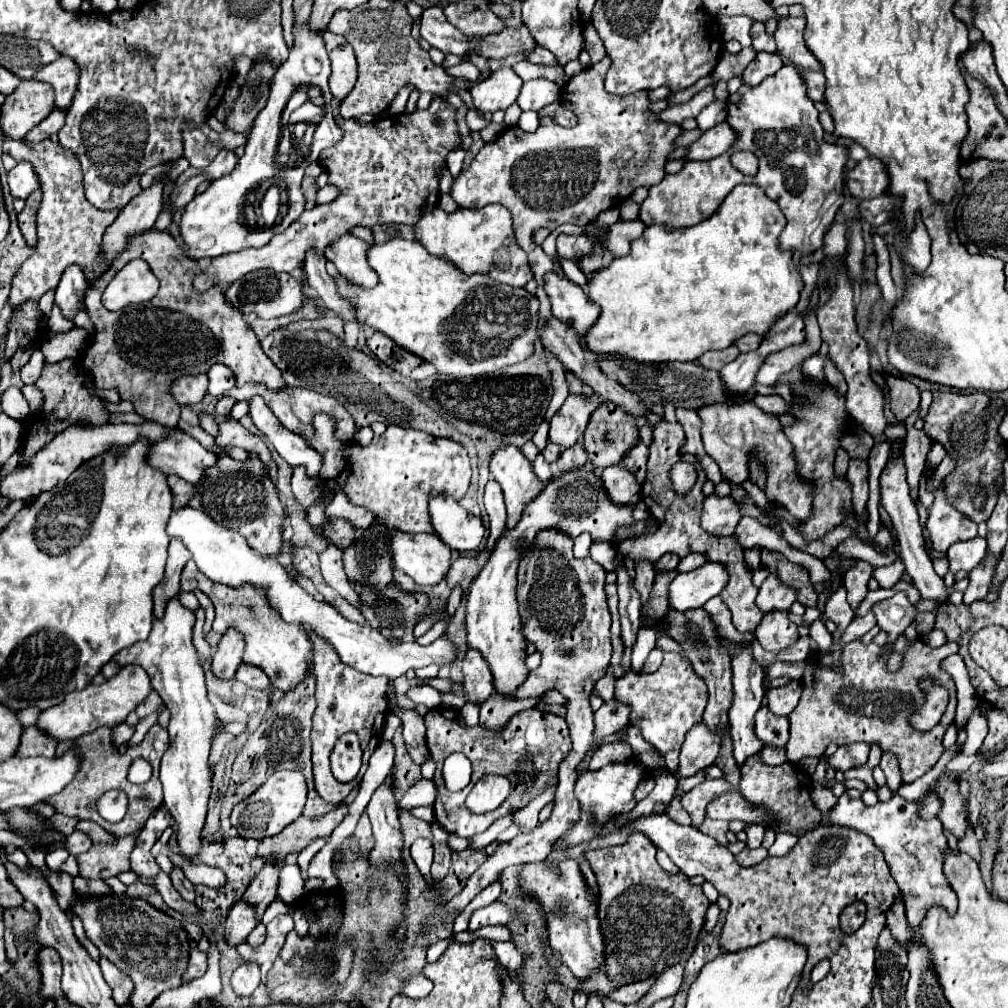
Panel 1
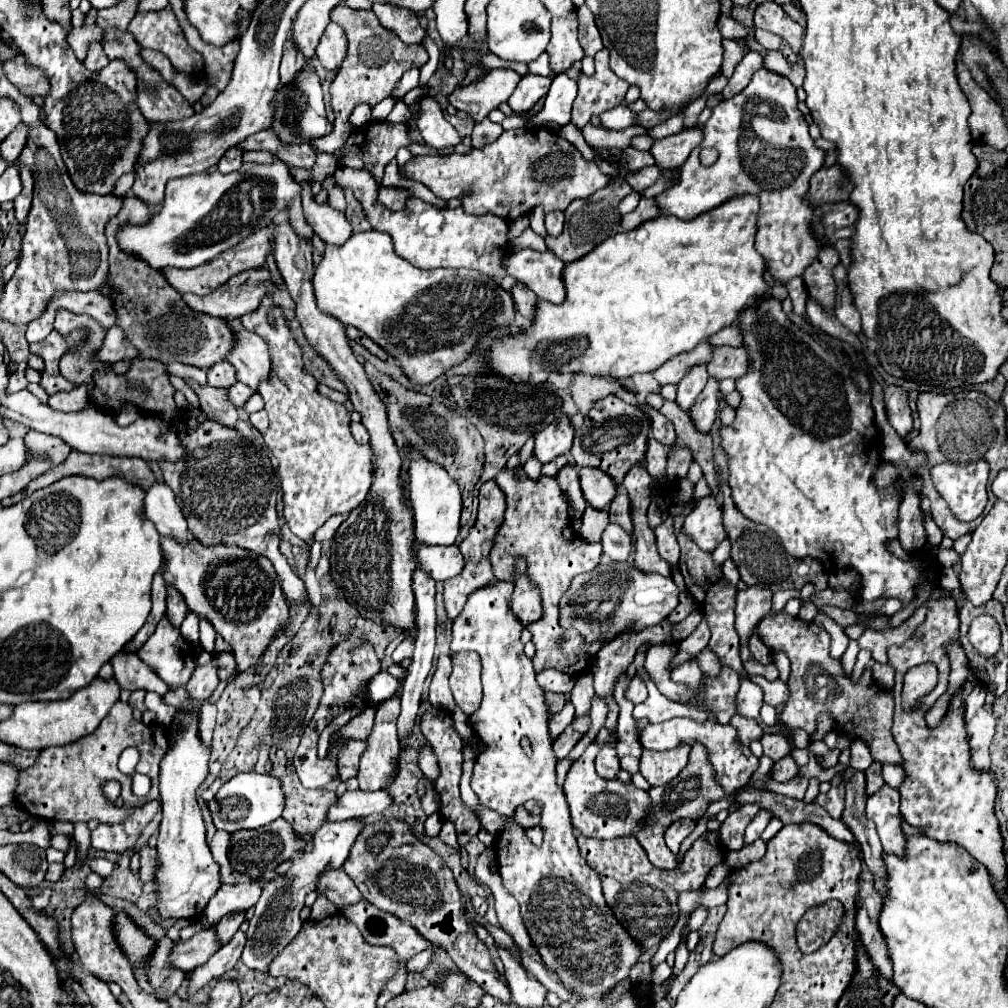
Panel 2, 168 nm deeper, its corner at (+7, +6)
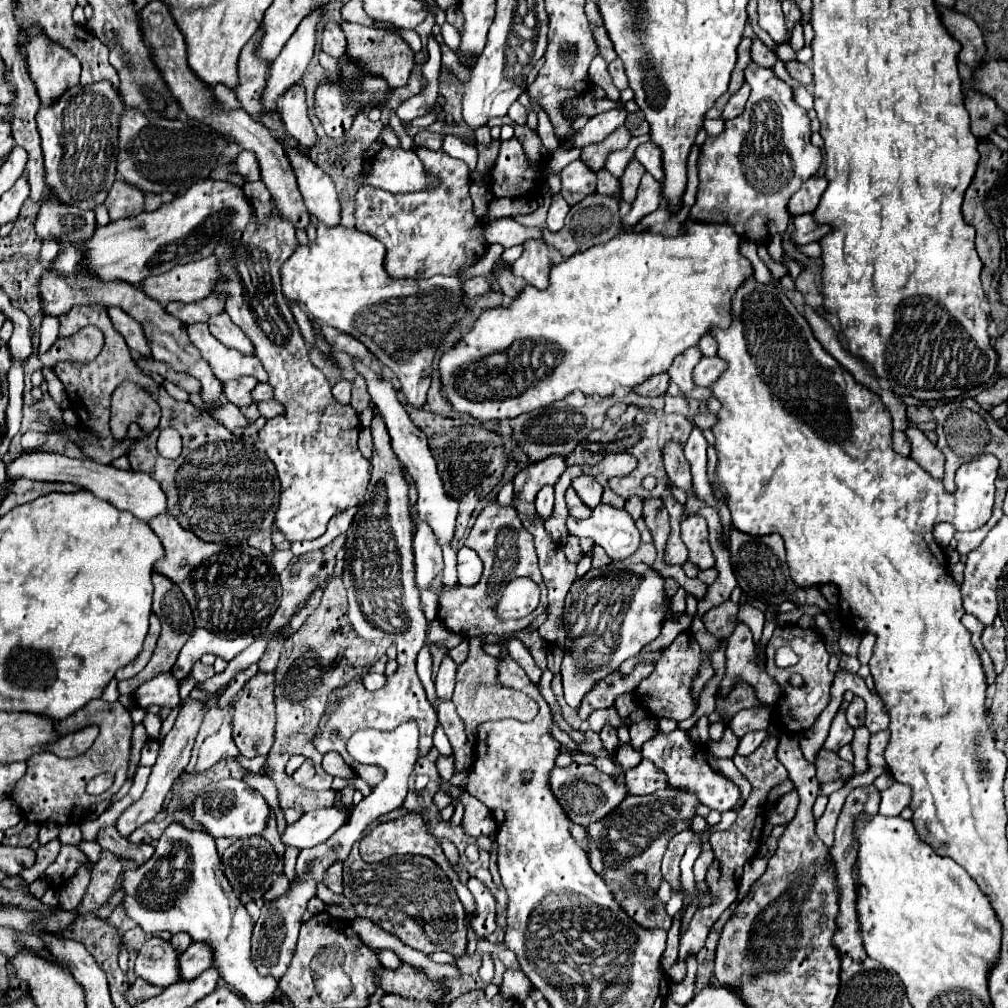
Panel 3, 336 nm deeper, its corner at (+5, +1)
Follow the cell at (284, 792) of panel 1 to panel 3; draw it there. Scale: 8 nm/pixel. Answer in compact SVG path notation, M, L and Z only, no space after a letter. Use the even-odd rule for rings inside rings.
M223 779L209 783L203 791L199 791L191 805L193 821L201 823L207 833L213 837L251 837L259 835L265 829L265 819L269 815L267 801L251 787L247 787L241 779Z

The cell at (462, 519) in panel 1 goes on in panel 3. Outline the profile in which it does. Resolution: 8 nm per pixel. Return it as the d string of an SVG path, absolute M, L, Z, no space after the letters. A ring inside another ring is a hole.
M353 357L353 367L359 371L359 375L365 379L367 383L367 393L371 397L371 405L377 409L377 413L383 417L385 425L387 425L387 431L389 431L389 437L391 437L391 445L393 445L393 451L395 455L399 457L399 461L405 465L407 473L415 479L415 487L419 491L419 499L417 499L417 511L419 511L419 517L423 521L427 521L437 539L439 539L439 545L443 547L443 579L441 579L441 585L437 589L425 589L421 591L421 603L423 603L423 613L427 617L427 621L433 621L437 617L437 607L439 607L439 597L445 589L455 589L459 587L459 581L457 581L457 551L449 545L451 539L453 539L453 533L455 533L455 519L457 519L457 501L447 497L445 491L443 491L443 483L441 483L441 477L437 475L437 463L429 451L429 445L427 445L427 437L425 433L413 425L413 421L409 419L403 403L399 401L399 395L397 391L393 389L393 385L389 381L385 381L381 375L377 375L371 367L367 367L359 357Z

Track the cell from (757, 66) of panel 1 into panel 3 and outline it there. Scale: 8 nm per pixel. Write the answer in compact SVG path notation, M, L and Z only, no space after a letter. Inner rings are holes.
M745 83L745 85L729 99L729 103L725 105L721 119L723 119L723 121L729 121L729 119L739 117L739 115L743 113L743 109L745 109L747 99L749 99L749 87L747 87L747 83Z

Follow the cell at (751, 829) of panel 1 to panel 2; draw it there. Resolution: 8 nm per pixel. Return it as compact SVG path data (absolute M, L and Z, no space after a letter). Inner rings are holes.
M753 804L731 812L719 830L721 832L721 848L739 850L743 846L743 832L757 812L759 812L759 808Z

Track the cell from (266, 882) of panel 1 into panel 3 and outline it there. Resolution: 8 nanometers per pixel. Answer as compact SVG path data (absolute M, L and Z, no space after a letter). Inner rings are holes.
M191 943L179 959L181 981L193 981L211 967L211 949L205 943Z

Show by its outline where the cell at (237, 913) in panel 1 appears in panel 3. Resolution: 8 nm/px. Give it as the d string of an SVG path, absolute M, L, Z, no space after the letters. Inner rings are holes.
M151 937L139 951L135 959L135 977L157 985L169 987L179 981L179 955L169 941Z

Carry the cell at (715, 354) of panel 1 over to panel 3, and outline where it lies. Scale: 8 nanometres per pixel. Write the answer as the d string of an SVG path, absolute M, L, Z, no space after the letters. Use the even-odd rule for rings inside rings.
M659 373L659 375L647 379L643 385L633 387L633 391L637 395L643 395L643 397L659 397L659 395L665 395L667 383L669 383L669 375L667 373Z

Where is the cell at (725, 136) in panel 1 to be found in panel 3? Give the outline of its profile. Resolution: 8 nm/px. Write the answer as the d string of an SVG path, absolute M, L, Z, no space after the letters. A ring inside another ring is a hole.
M647 141L643 145L637 147L635 151L635 159L645 167L645 171L649 171L655 181L661 181L663 179L663 163L661 163L661 151L655 143Z

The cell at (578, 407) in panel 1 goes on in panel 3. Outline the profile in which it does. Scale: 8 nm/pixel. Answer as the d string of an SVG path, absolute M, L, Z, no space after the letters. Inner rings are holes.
M553 455L551 459L545 459L543 463L533 463L531 467L525 467L519 471L519 475L513 479L515 497L521 501L533 503L541 487L555 485L561 473L565 471L565 459L559 455Z

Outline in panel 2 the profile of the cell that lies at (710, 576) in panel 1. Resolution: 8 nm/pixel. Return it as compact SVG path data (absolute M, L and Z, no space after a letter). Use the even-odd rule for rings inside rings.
M601 560L599 566L589 574L579 574L573 578L571 588L561 598L561 624L575 626L587 642L613 640L615 634L635 628L653 626L667 618L679 604L679 588L673 578L661 574L643 574L625 562ZM595 608L595 612L587 612ZM587 612L587 614L585 614Z

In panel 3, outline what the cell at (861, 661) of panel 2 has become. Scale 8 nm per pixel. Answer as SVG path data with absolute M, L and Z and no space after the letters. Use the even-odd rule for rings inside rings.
M855 697L849 703L849 707L847 707L847 723L853 729L857 729L857 727L861 727L865 723L865 703L863 703L863 699Z

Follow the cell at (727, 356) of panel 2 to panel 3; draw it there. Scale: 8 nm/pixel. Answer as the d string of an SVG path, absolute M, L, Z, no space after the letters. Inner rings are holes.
M701 357L701 361L693 369L693 381L699 387L709 387L723 371L725 371L725 361L715 357Z

